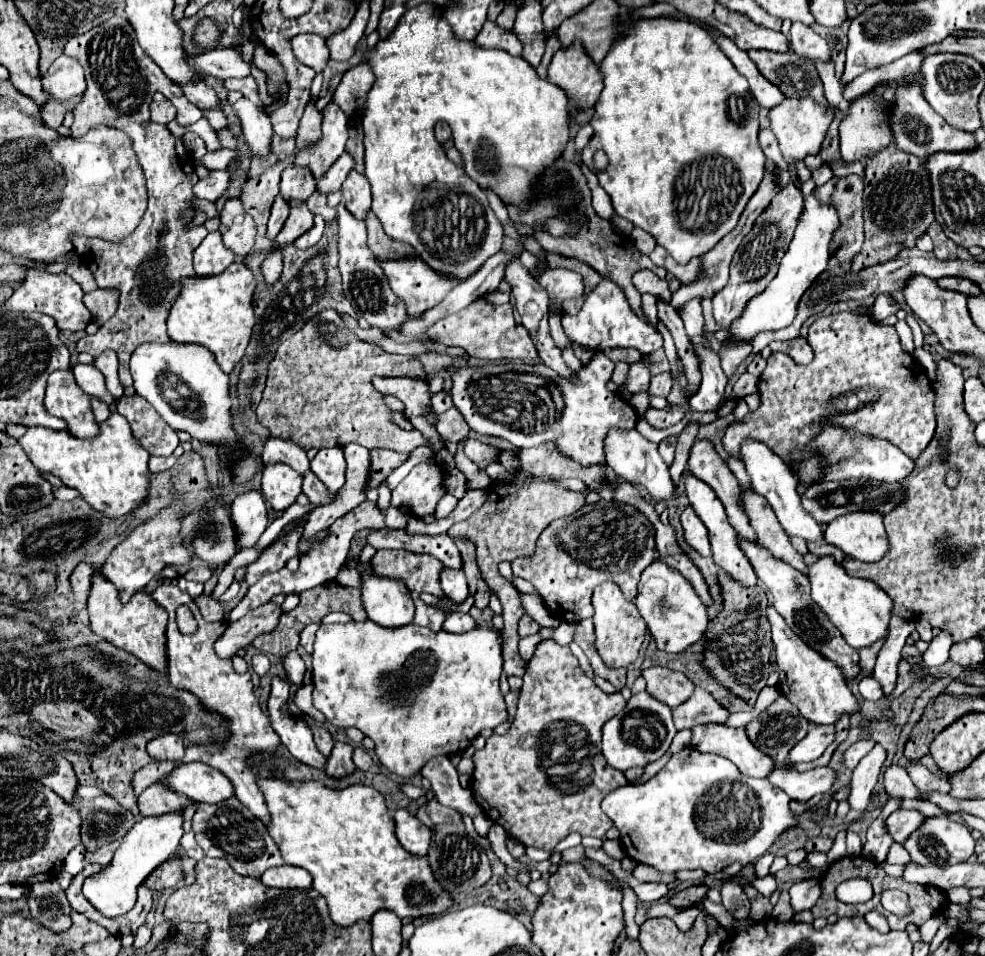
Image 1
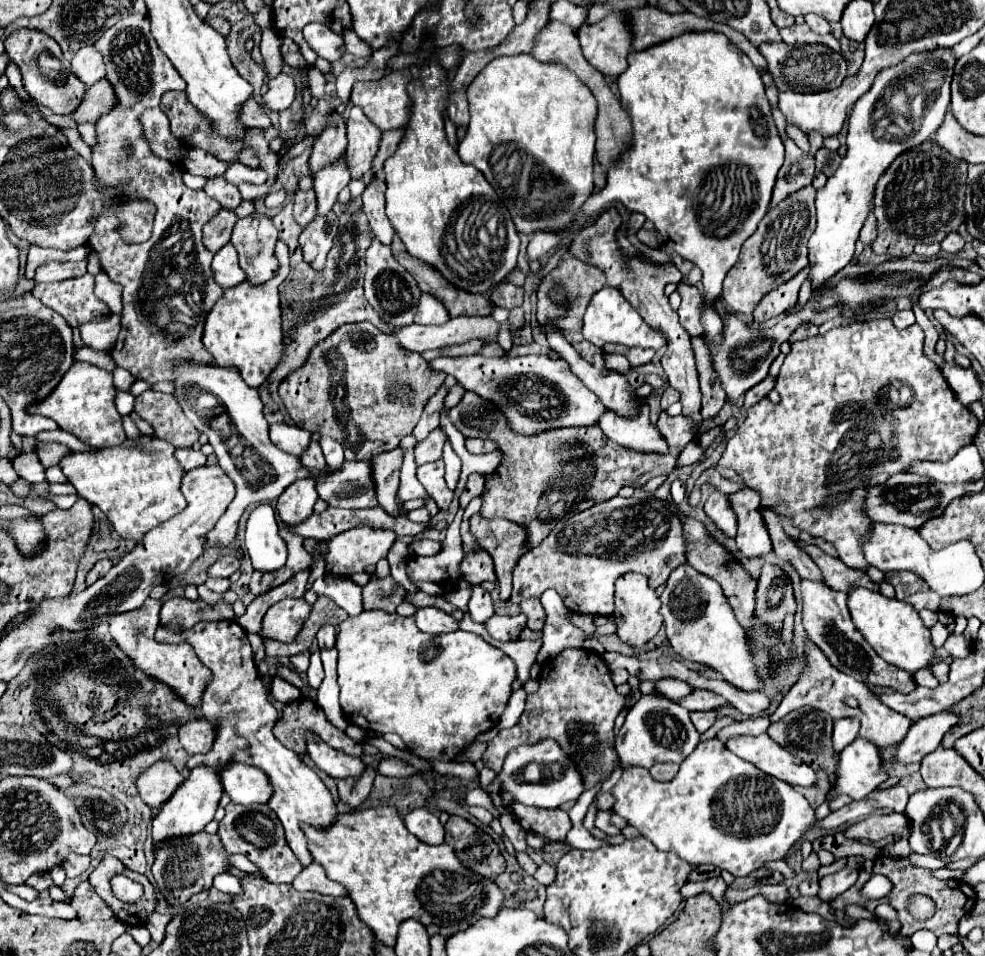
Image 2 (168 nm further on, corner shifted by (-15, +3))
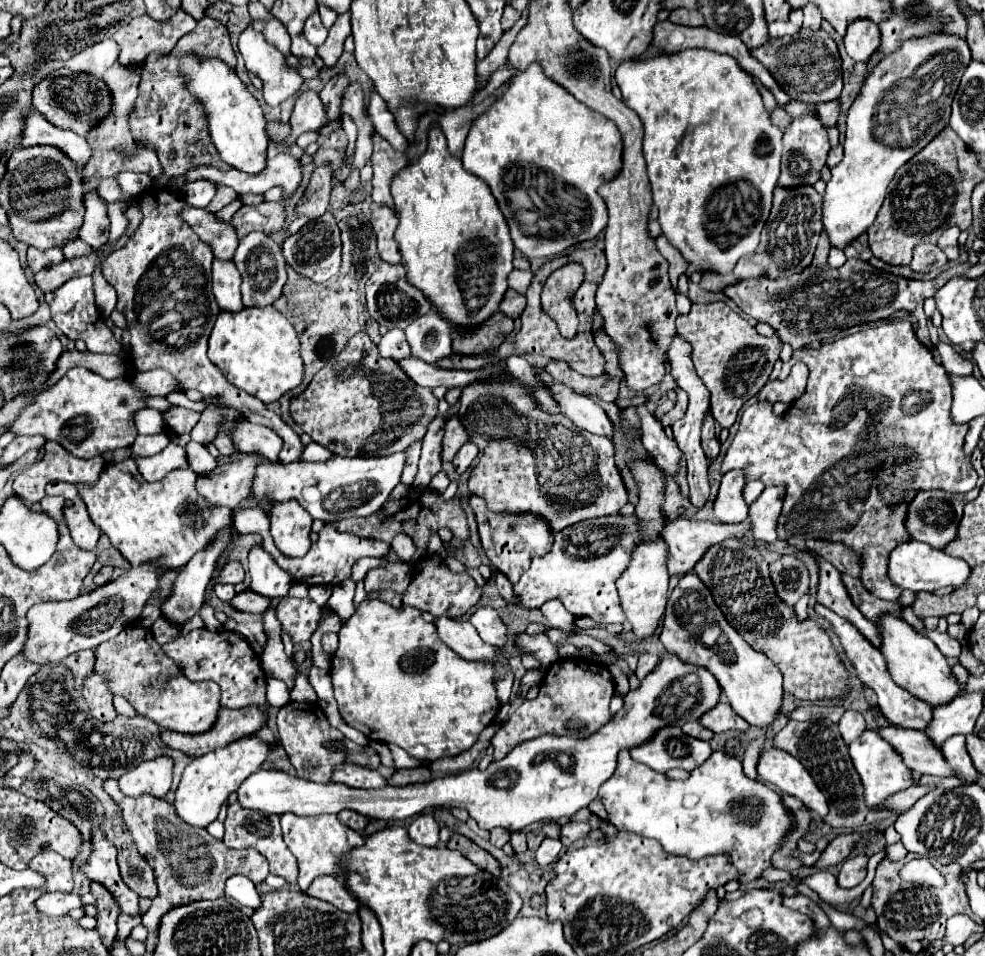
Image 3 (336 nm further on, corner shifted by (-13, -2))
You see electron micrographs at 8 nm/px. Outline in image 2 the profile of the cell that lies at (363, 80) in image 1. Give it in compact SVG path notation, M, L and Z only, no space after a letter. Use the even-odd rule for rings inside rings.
M409 69L391 71L377 81L357 81L351 91L351 103L361 107L367 119L381 131L399 129L407 123L407 83L411 81Z

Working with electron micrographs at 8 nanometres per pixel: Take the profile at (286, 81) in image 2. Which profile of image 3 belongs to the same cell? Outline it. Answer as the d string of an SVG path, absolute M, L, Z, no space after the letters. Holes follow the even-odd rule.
M247 26L241 36L239 36L239 52L245 60L245 66L249 72L253 72L255 76L259 76L263 80L263 96L265 96L265 102L269 106L279 106L281 102L285 102L289 96L293 96L301 84L303 84L303 78L301 74L291 68L285 60L285 54L279 52L273 44L269 44L261 32L253 30L253 26Z

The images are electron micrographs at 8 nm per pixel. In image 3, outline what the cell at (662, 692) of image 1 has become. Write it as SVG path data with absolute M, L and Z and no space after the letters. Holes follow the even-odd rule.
M717 704L717 708L709 710L701 718L701 724L715 734L729 732L729 730L743 734L749 730L749 724L745 724L745 720L741 716L735 716L735 712L733 712L733 708L729 708L729 704Z

